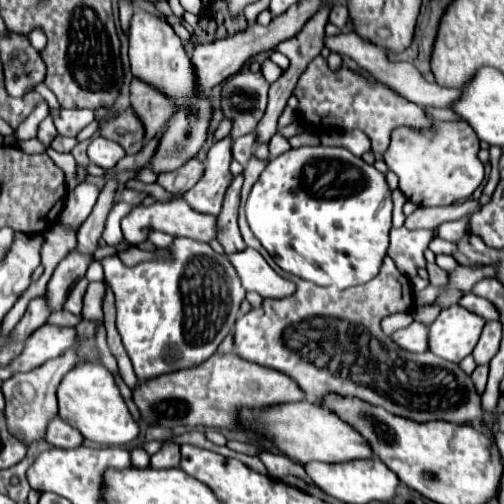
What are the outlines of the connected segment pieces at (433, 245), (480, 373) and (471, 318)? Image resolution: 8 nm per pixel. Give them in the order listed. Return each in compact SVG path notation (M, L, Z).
M434 238L434 240L430 242L430 250L432 250L434 254L450 254L450 256L454 256L454 252L456 252L454 244L452 244L452 242L446 242L446 240L442 240L442 238Z
M478 366L478 368L472 372L472 384L474 384L474 390L476 390L478 394L484 392L486 378L488 378L488 366Z
M460 304L444 308L428 328L430 352L458 364L474 350L484 324L486 320L482 320L482 316L462 308Z

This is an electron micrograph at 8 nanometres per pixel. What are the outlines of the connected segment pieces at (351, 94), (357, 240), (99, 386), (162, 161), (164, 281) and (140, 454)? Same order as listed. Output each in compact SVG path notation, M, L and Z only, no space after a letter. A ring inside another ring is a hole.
M316 56L308 64L306 72L298 80L294 96L300 100L302 114L312 114L312 116L334 114L342 118L342 126L346 130L352 130L352 128L362 130L372 140L374 154L382 154L388 148L390 132L396 126L416 126L416 128L430 126L430 118L420 106L408 102L406 98L388 90L380 82L366 82L364 76L348 70L346 66L342 66L338 72L330 70L326 64L326 58L322 56Z
M302 146L284 152L270 160L266 170L254 184L248 202L246 218L254 236L270 252L274 262L302 280L318 286L336 286L340 290L366 284L372 280L388 250L388 232L392 228L392 198L386 176L346 148Z
M86 362L72 368L58 384L56 398L58 398L58 416L72 428L78 428L82 436L92 442L106 446L122 446L134 440L140 432L138 424L128 412L128 406L120 390L114 384L112 374L100 362Z
M134 12L128 40L130 40L128 56L130 56L132 76L154 86L166 98L176 102L176 110L174 110L172 118L166 122L166 128L158 140L158 148L156 148L154 156L150 158L154 174L174 172L174 170L182 168L188 160L192 160L204 146L204 142L208 138L208 126L212 120L212 112L214 112L212 102L206 98L206 94L198 92L194 64L192 64L190 56L186 54L182 40L176 36L176 32L172 30L170 24L160 22L150 12Z
M176 238L170 252L170 262L150 260L134 268L126 268L118 256L100 260L116 296L116 328L138 380L208 360L232 330L246 294L228 256L214 252L210 244Z
M132 448L130 450L130 460L132 460L132 466L136 466L136 468L150 466L150 454L144 448Z

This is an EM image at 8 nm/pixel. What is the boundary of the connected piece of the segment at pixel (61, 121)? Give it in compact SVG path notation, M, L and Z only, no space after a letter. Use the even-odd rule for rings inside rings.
M54 110L52 118L60 136L76 136L94 120L94 114L92 110Z

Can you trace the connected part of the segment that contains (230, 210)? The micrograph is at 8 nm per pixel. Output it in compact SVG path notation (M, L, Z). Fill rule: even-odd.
M242 174L236 176L226 192L222 212L218 214L218 242L224 246L224 252L230 256L234 252L242 252L246 248L240 228L238 228L238 206L240 206L240 188L242 188Z

